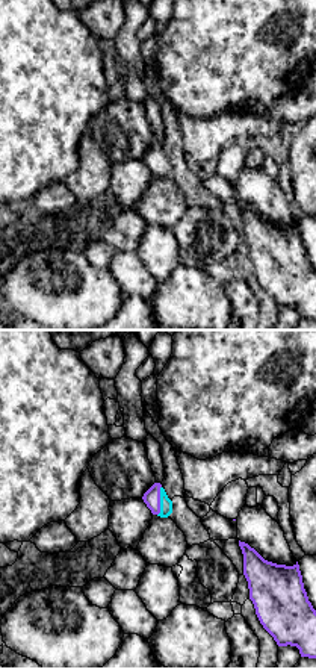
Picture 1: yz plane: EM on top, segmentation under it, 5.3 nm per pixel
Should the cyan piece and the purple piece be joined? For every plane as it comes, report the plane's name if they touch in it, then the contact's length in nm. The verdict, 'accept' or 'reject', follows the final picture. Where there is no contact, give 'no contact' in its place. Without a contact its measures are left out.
contact in yz; length 160 nm

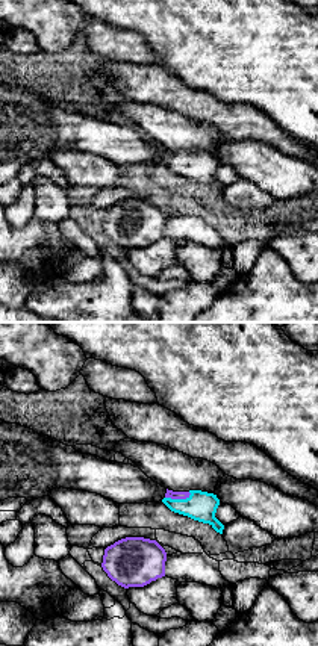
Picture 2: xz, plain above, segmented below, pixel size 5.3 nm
contact in xz; length 150 nm

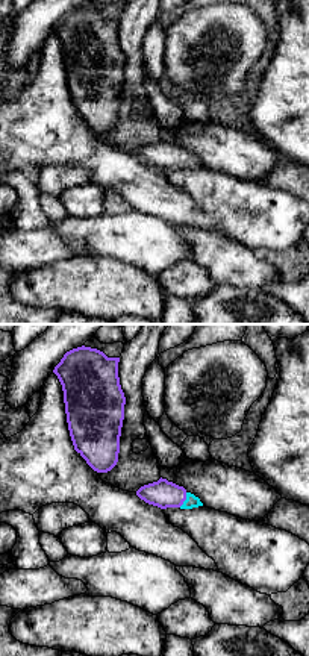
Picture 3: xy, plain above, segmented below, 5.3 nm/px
contact in xy; length 90 nm

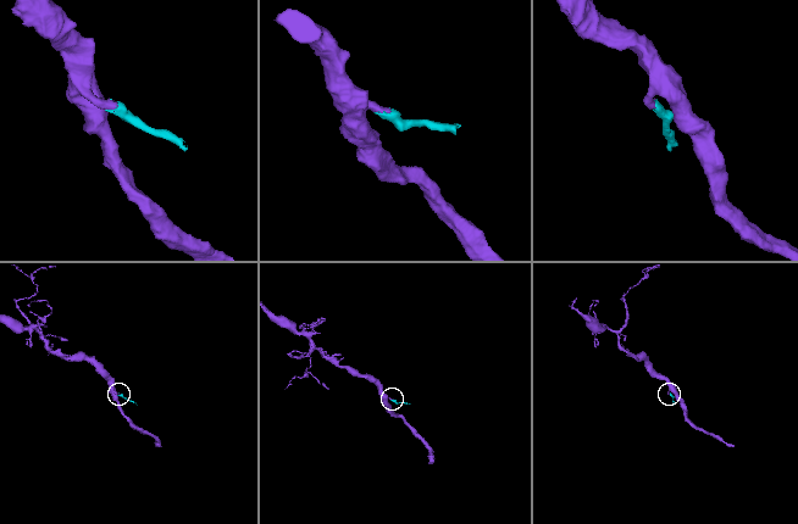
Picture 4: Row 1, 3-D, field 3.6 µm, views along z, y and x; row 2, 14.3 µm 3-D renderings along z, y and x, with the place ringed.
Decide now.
accept

